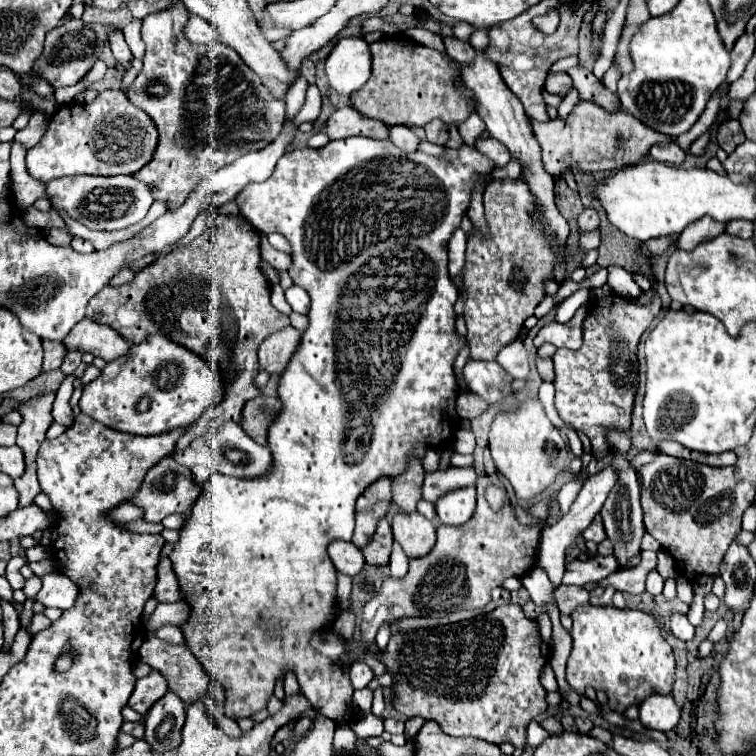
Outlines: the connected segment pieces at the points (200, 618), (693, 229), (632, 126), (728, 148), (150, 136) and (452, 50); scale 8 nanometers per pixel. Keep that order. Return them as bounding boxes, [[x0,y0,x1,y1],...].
[[170,137,494,721],[678,217,726,251],[530,99,670,175],[718,119,746,153],[28,91,158,183],[444,37,474,63]]

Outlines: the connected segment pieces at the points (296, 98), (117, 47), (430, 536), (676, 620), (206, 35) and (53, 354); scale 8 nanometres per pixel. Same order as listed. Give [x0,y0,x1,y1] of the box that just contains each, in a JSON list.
[[286,75,308,119],[110,33,132,65],[392,511,436,557],[670,613,694,641],[186,15,218,43],[44,341,66,371]]

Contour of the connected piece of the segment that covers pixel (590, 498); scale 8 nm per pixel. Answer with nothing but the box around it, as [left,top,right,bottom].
[534,467,616,587]

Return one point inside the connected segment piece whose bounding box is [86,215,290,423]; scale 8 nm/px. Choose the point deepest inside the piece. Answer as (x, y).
(215, 301)

